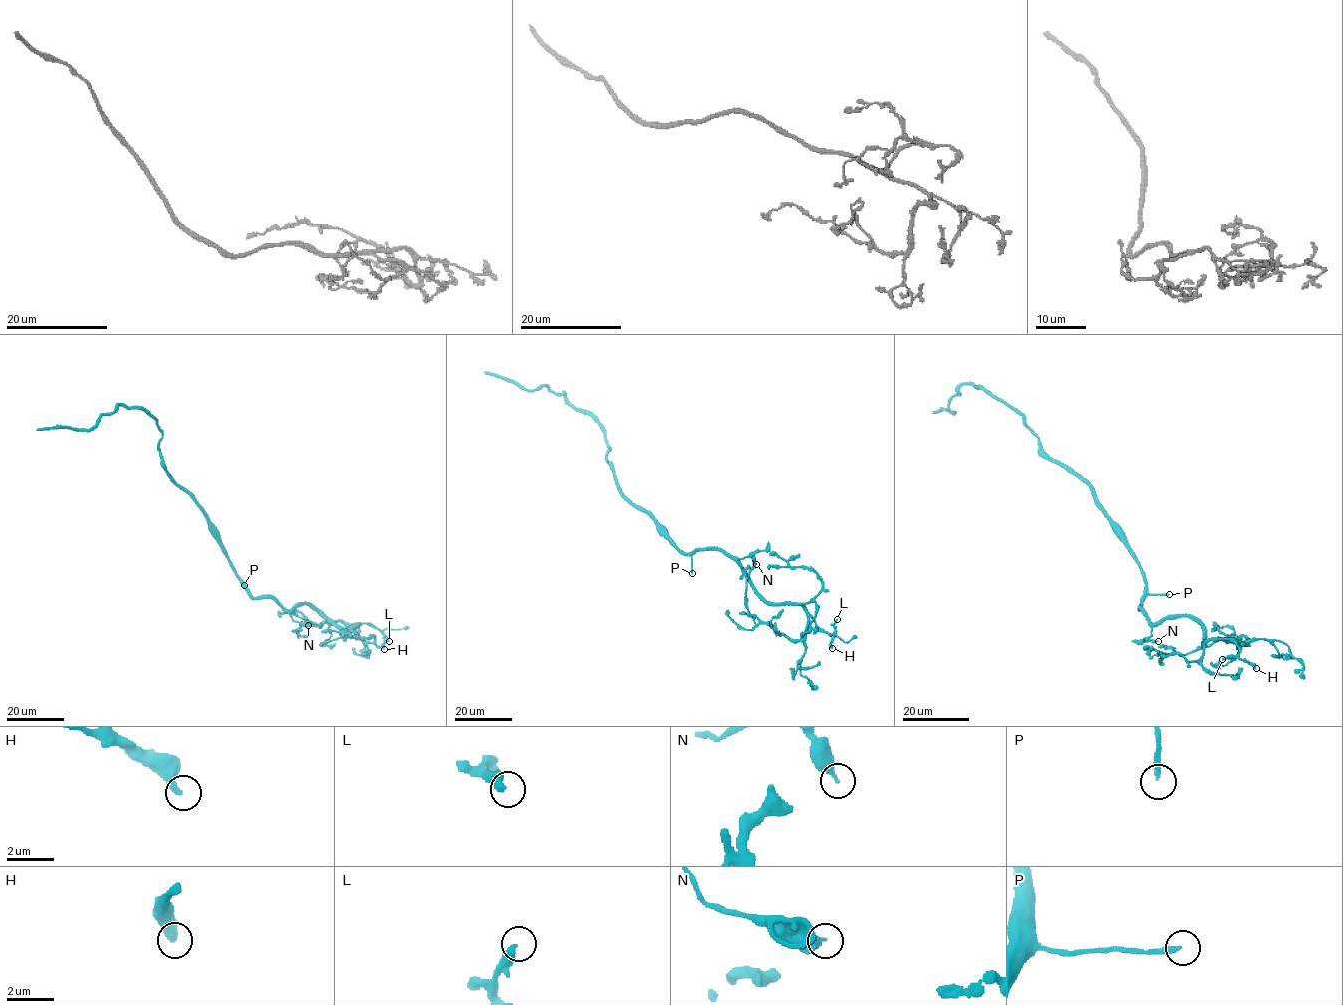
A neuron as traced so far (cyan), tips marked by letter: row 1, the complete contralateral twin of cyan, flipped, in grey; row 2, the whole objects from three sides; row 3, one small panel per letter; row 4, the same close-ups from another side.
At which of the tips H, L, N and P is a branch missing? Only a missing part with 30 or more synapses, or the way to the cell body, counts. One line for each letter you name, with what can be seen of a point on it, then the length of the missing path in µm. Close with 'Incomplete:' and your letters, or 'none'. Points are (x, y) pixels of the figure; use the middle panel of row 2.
P: at (692, 573); about 30 µm are missing
Incomplete: P

